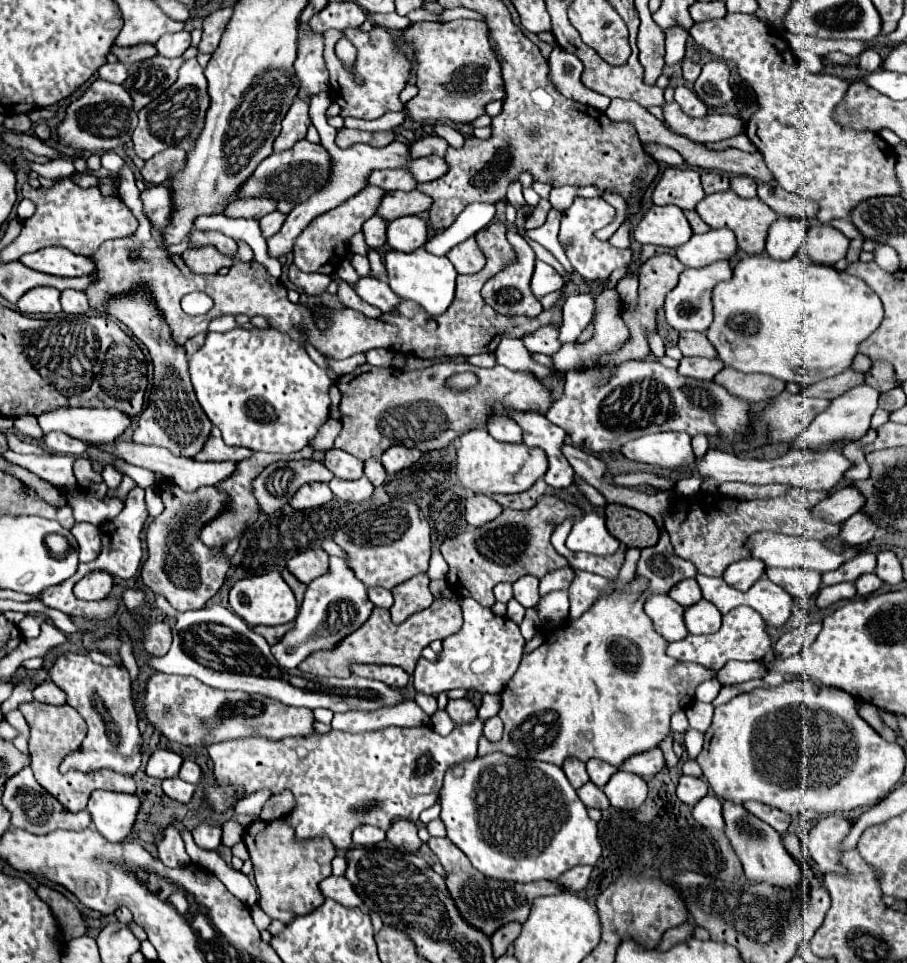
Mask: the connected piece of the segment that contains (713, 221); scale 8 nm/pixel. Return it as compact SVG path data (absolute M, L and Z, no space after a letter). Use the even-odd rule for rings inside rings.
M724 191L724 193L706 195L706 197L696 205L696 213L698 213L698 215L702 217L702 221L706 221L712 229L728 227L730 231L734 231L740 249L746 251L746 253L750 253L750 255L760 255L760 253L764 251L766 231L768 231L768 227L778 219L778 215L776 215L766 203L762 203L758 197L744 199L744 197L738 197L734 191Z

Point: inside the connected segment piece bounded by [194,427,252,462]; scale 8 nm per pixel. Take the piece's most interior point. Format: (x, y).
(216, 450)

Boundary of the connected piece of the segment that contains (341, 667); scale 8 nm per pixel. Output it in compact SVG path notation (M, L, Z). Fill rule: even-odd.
M458 599L434 601L428 609L410 615L402 625L394 625L390 621L388 609L374 607L370 619L362 627L346 635L334 649L314 651L298 665L298 669L306 673L314 673L318 677L350 677L352 675L350 665L354 663L378 663L378 665L382 663L382 665L398 665L412 675L416 667L416 659L420 657L422 649L430 645L434 639L442 641L448 635L456 633L460 625L462 625L462 613L458 607Z

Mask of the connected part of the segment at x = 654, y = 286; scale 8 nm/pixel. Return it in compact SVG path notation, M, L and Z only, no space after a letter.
M664 253L664 255L654 255L654 257L650 257L650 259L640 267L640 289L638 289L636 313L628 313L626 305L624 305L624 313L622 313L626 325L628 325L630 331L632 331L632 339L630 339L630 343L626 343L626 347L622 347L618 353L606 357L604 363L602 363L604 367L612 367L614 363L624 363L624 361L628 361L628 359L644 359L644 357L650 353L648 341L646 341L646 337L644 337L644 331L646 331L646 329L648 329L648 331L656 331L656 319L654 319L656 309L660 309L660 307L664 305L666 293L672 291L672 289L678 285L678 275L680 275L684 269L686 269L686 267L684 267L674 255L668 255L668 253Z

